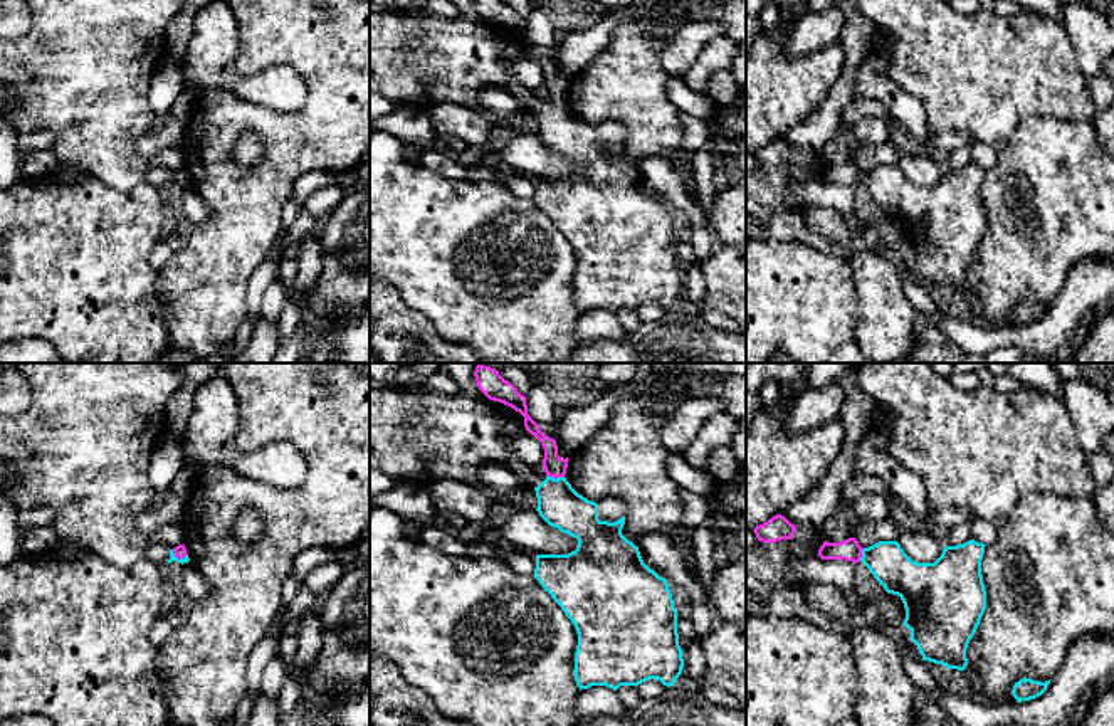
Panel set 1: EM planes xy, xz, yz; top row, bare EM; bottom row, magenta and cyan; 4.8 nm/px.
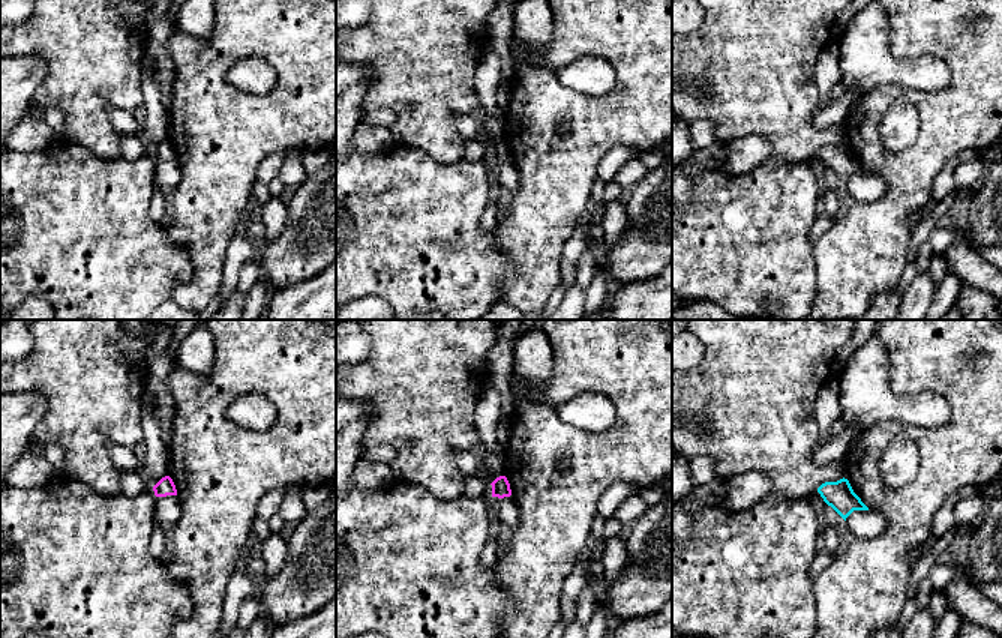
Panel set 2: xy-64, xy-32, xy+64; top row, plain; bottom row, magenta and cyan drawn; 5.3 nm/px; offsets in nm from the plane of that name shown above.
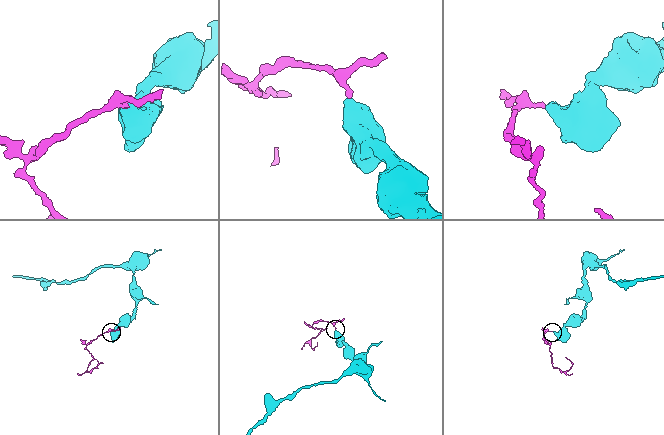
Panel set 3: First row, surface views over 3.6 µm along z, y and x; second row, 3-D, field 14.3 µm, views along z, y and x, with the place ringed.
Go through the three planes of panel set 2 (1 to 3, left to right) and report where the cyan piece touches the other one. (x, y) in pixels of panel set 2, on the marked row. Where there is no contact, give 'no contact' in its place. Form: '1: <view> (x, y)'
1: no contact
2: no contact
3: no contact

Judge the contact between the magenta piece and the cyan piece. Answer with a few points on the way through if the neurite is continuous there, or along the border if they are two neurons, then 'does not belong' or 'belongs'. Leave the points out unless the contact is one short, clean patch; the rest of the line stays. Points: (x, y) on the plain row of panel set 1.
runs through xz (555, 89), (555, 101), (558, 126); belongs

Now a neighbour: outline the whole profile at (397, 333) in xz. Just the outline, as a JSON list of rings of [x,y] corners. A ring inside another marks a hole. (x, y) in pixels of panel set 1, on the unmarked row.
[[[370,276],[370,353],[380,363],[479,363],[477,355],[464,345],[442,338],[422,313],[407,306],[398,289]]]

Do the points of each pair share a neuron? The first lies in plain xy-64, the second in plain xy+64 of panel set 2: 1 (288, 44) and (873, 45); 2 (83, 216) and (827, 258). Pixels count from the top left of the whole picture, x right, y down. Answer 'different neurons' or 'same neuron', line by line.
1: different neurons
2: different neurons

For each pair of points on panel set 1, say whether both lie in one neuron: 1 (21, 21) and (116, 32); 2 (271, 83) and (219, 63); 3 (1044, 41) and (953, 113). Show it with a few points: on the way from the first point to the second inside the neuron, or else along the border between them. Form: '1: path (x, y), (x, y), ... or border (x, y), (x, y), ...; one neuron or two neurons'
1: border (32, 17), (32, 26), (17, 39); two neurons
2: path (256, 84), (237, 84), (224, 76); one neuron
3: path (1022, 63), (997, 69), (975, 91); one neuron

